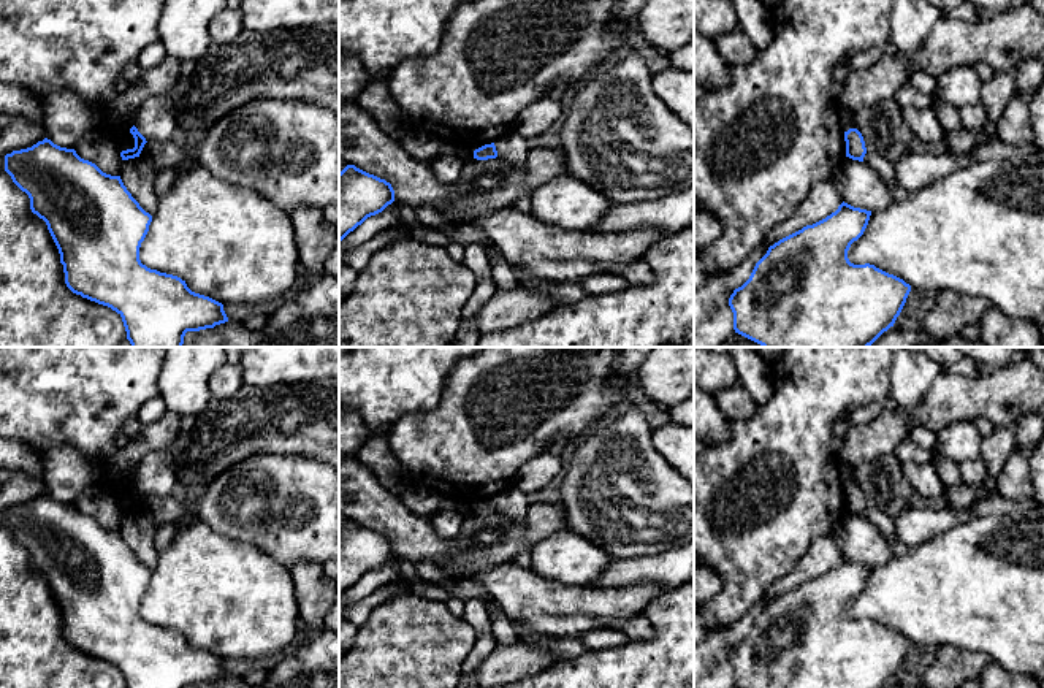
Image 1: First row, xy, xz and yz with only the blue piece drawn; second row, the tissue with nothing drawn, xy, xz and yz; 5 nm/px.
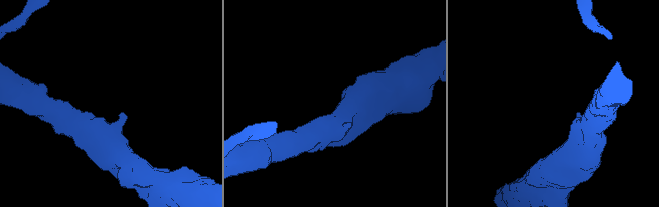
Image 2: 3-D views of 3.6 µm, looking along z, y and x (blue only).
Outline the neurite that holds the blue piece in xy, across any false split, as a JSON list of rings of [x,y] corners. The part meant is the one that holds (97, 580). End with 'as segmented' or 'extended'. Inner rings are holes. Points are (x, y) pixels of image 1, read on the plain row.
[[[48,493],[6,509],[5,526],[29,550],[32,568],[46,577],[60,609],[67,642],[116,666],[127,688],[187,688],[228,677],[222,658],[192,647],[177,631],[141,618],[139,602],[152,571],[131,552],[120,531],[103,528],[74,504]]]; as segmented

